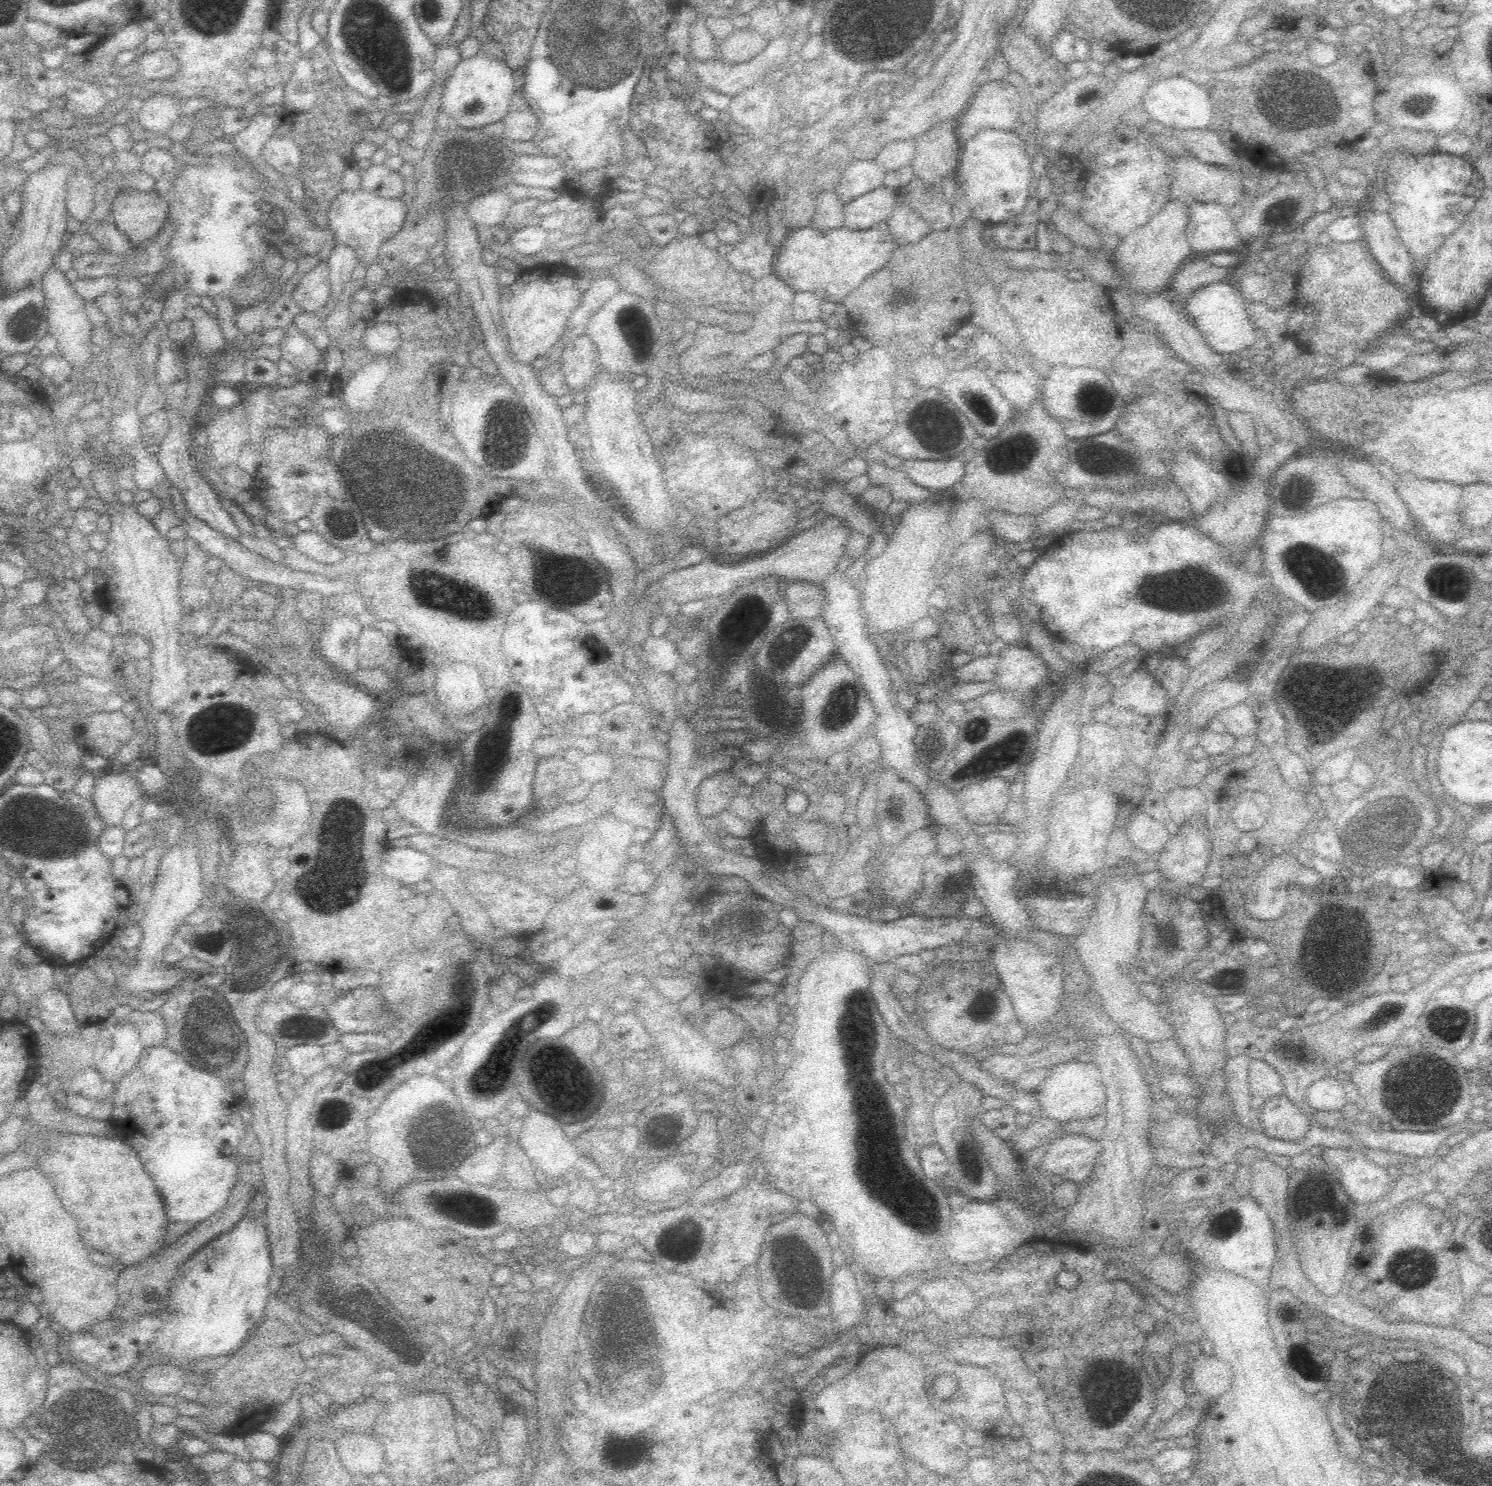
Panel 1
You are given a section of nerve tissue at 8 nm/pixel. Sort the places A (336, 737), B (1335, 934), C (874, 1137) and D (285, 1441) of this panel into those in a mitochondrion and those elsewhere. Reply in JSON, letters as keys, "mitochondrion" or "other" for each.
{"A":"other","B":"mitochondrion","C":"other","D":"other"}

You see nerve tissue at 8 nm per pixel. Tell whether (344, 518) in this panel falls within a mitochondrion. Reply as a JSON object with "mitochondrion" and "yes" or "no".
{"mitochondrion":"yes"}

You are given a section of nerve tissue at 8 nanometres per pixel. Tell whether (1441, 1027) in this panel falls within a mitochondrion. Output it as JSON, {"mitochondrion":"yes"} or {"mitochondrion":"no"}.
{"mitochondrion":"yes"}

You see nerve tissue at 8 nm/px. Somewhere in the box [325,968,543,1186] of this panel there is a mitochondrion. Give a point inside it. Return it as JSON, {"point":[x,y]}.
{"point":[423,1129]}

